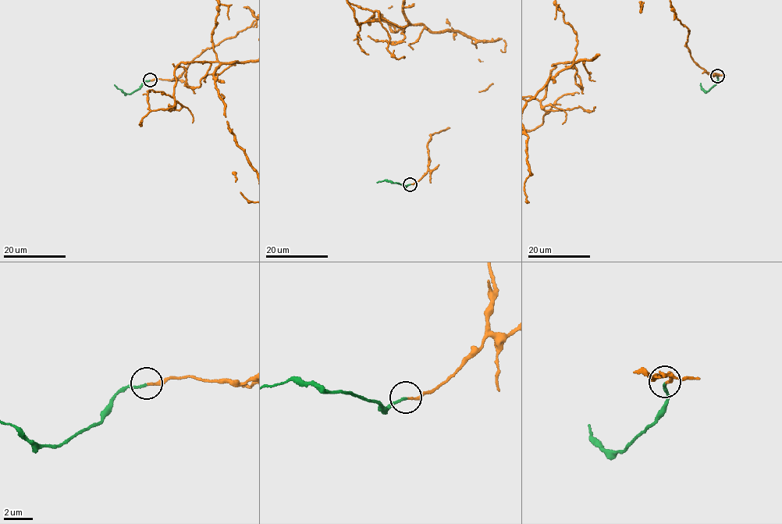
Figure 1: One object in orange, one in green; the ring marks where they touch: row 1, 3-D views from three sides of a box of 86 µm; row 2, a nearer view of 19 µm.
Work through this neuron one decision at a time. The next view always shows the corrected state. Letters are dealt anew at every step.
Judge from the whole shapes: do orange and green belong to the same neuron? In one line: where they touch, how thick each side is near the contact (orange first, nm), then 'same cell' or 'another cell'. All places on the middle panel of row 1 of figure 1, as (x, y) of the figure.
(410, 184) | 180/170 nm | same cell

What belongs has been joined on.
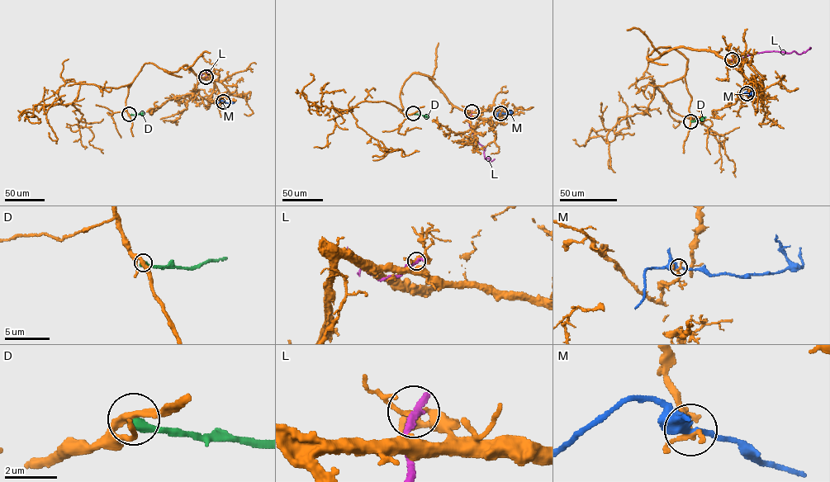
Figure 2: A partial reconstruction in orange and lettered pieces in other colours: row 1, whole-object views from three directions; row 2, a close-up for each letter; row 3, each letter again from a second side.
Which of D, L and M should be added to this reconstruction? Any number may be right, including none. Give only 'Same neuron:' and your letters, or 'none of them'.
Same neuron: M

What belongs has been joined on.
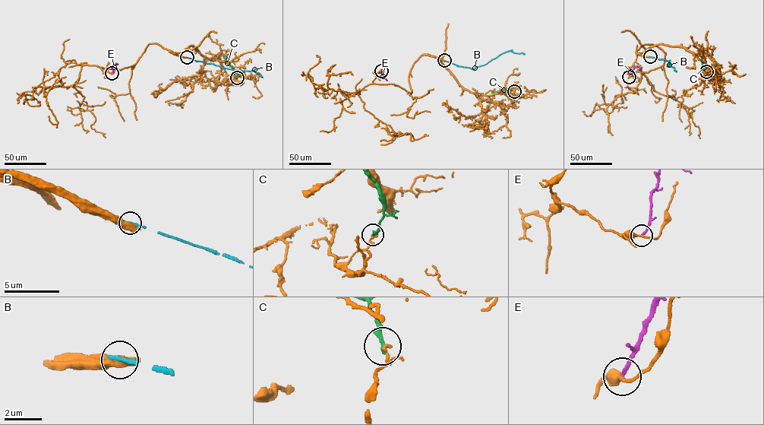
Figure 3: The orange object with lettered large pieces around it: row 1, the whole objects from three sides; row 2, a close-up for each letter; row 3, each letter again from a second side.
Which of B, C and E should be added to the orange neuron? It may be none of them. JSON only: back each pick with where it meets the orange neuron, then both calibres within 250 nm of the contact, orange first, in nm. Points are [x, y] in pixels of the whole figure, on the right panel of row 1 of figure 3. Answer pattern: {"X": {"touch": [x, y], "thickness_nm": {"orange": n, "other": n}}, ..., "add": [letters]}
{"add": []}

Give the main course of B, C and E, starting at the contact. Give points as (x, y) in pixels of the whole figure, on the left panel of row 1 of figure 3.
B: (187, 58), (232, 69), (254, 70), (263, 77)
C: (237, 77), (237, 74), (223, 56), (227, 54)
E: (112, 73), (114, 66), (118, 64)

